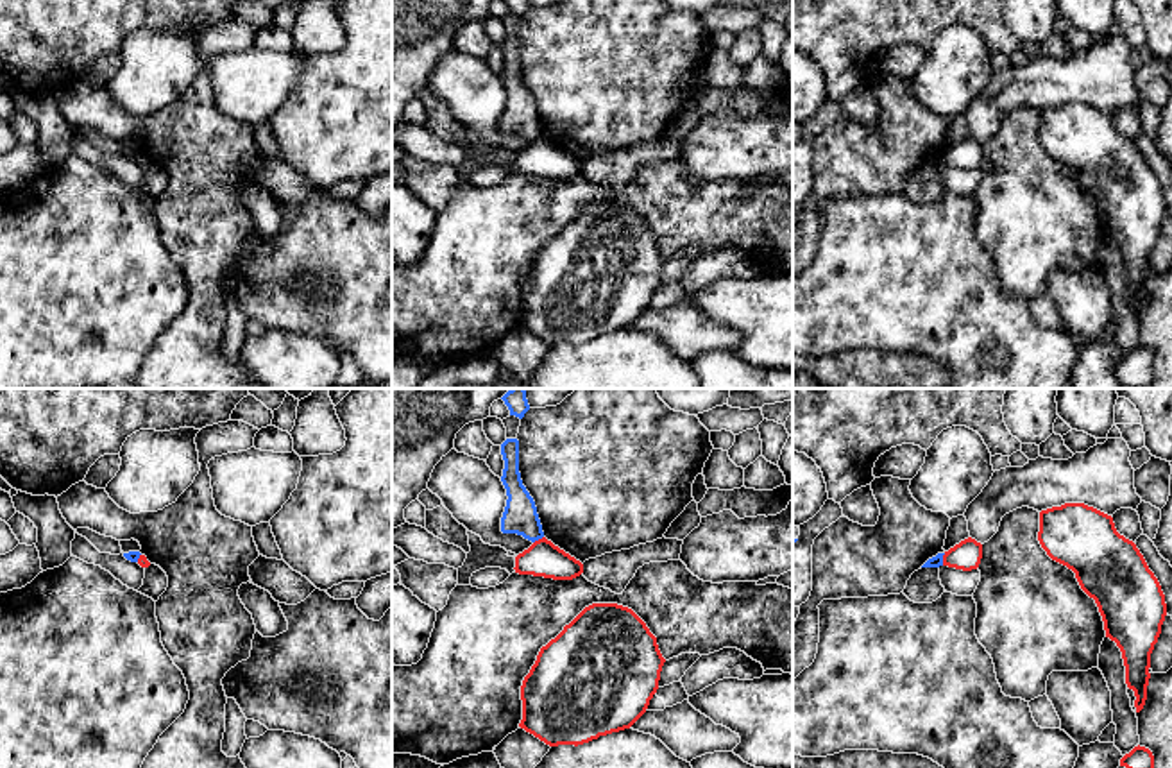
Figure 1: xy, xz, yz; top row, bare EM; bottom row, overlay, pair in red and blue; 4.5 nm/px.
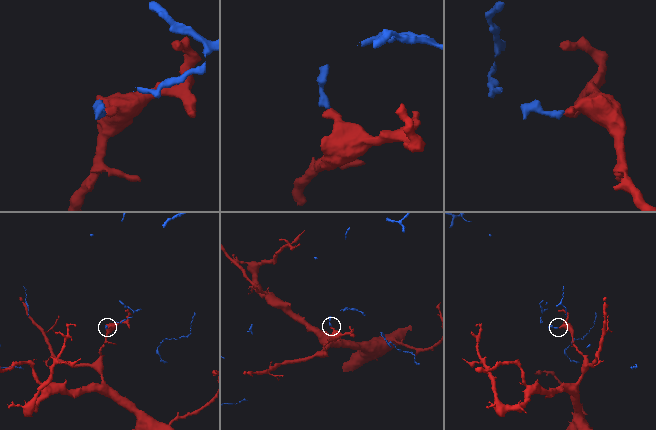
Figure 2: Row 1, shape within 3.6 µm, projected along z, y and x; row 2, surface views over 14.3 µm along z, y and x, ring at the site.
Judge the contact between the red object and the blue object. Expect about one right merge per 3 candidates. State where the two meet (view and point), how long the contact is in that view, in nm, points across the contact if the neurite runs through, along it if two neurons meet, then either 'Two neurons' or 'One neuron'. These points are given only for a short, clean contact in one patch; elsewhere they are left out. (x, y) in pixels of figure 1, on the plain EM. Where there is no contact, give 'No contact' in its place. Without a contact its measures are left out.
Touches red at yz (943, 158). Shared border 60 nm. Boundary: yz (945, 153), (942, 163). Two neurons

